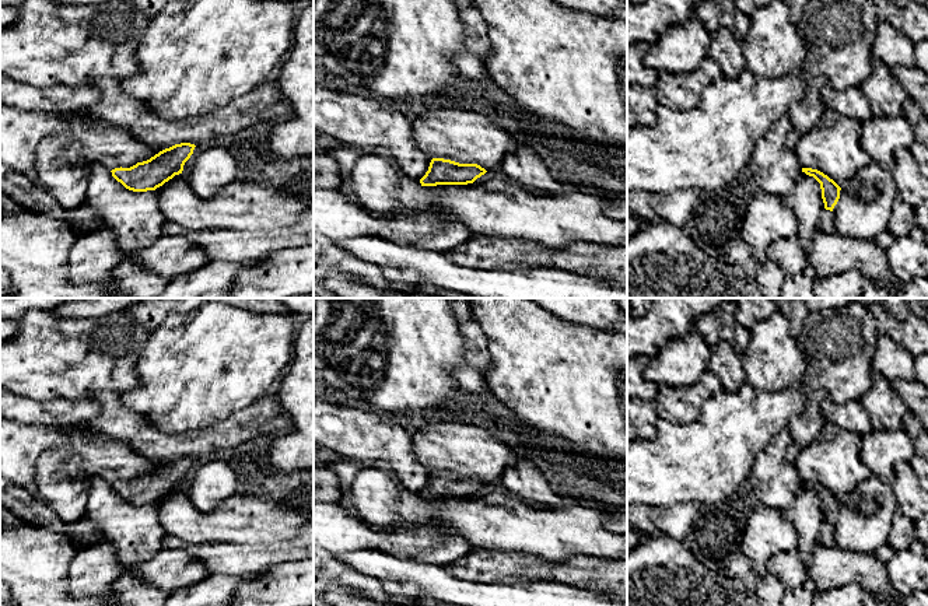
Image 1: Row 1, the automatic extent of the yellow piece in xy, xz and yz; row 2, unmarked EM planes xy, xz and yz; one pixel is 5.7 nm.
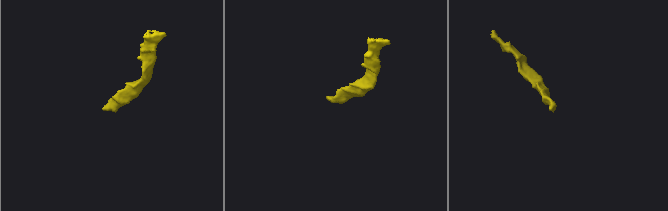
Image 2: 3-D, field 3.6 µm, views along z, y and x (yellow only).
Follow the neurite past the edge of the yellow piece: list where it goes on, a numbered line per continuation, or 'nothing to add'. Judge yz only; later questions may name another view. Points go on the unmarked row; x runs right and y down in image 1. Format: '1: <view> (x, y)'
1: yz (826, 536)

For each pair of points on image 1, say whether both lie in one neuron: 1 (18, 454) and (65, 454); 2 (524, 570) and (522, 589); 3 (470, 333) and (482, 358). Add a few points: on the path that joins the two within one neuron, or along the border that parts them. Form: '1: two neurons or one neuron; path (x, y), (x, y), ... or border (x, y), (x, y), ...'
1: one neuron; path (30, 445), (53, 445)
2: two neurons; border (518, 578), (545, 578), (554, 582)
3: one neuron; path (476, 339), (479, 353)

